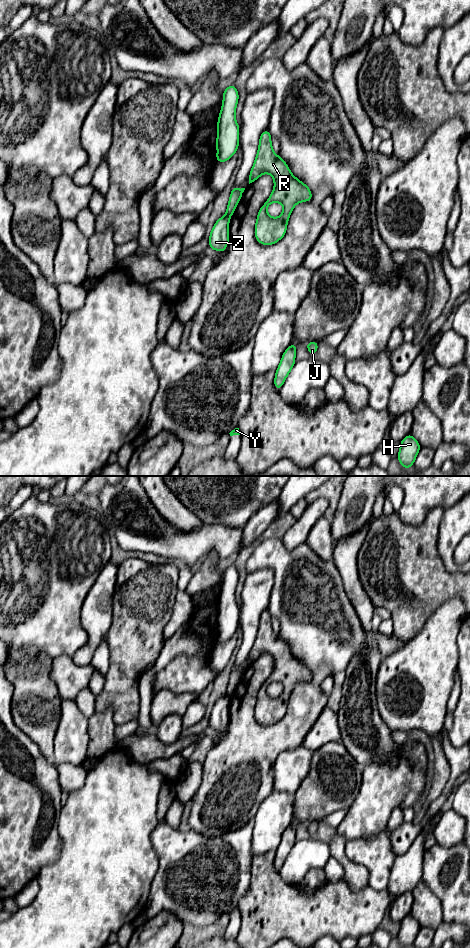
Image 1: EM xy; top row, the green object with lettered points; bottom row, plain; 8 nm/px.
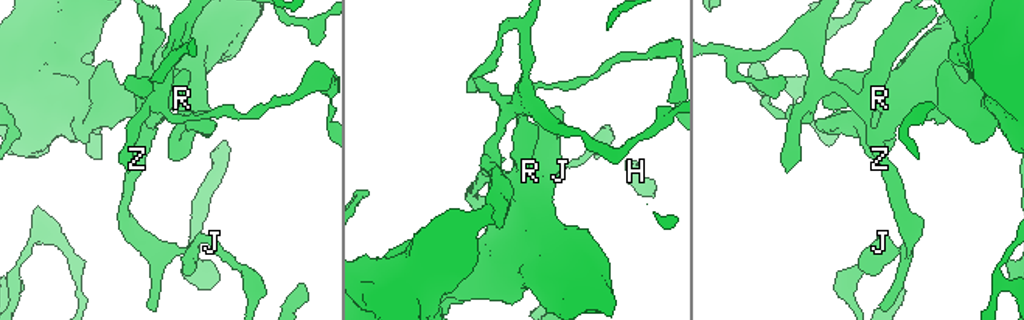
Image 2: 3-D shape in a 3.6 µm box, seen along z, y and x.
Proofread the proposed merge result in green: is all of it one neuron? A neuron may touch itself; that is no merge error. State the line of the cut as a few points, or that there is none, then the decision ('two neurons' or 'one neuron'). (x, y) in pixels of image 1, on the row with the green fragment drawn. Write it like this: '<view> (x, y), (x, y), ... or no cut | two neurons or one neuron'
xy (225, 214), (229, 217) | two neurons

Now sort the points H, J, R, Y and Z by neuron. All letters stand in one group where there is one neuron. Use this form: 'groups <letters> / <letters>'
groups H J Y Z / R

